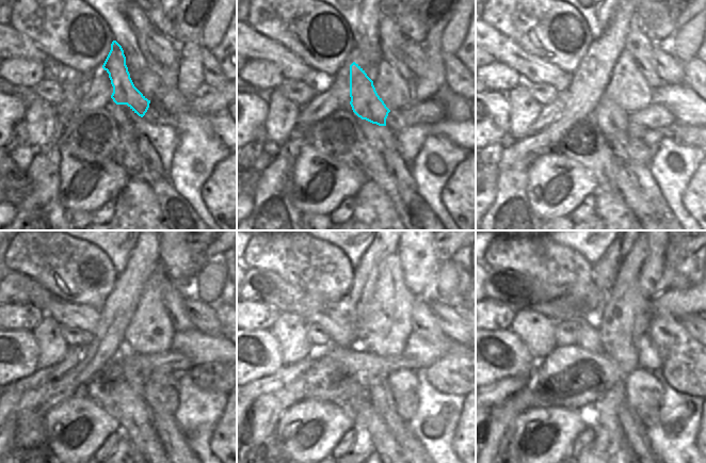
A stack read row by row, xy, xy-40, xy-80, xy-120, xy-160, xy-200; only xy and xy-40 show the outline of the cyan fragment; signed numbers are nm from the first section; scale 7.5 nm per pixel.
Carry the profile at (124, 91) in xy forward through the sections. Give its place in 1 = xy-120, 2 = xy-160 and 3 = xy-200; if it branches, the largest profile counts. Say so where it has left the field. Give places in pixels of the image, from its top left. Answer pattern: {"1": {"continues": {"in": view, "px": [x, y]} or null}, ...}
{"1": {"continues": {"in": "xy-120", "px": [137, 381]}}, "2": {"continues": {"in": "xy-160", "px": [380, 395]}}, "3": {"continues": {"in": "xy-200", "px": [635, 430]}}}

